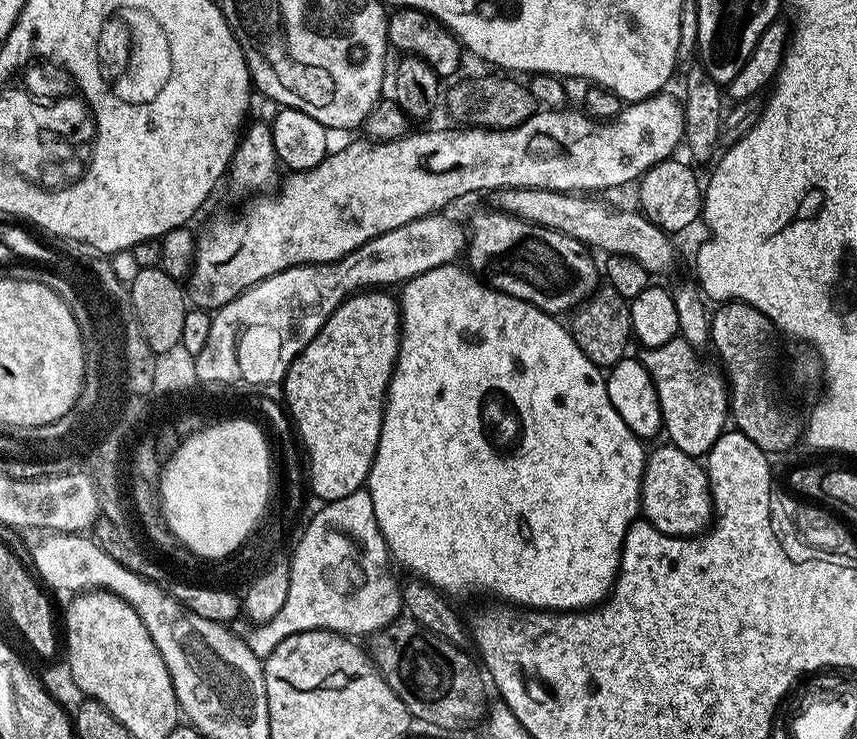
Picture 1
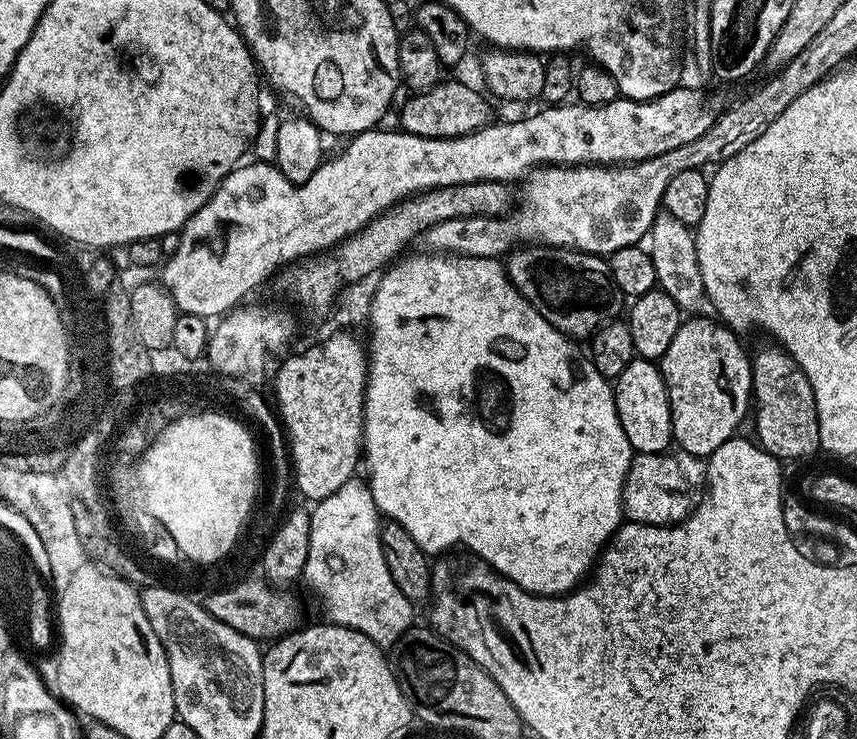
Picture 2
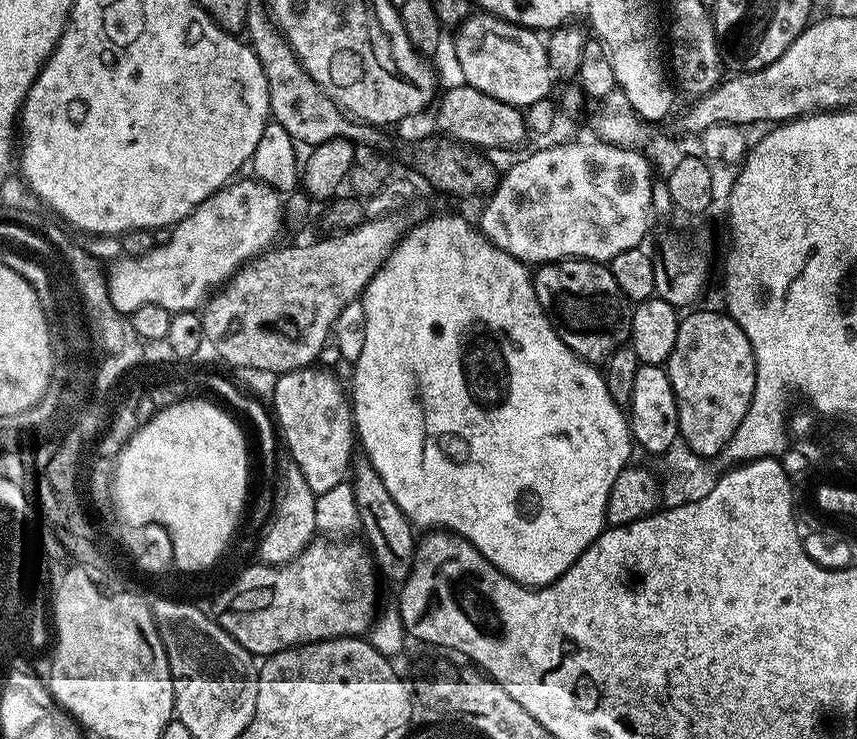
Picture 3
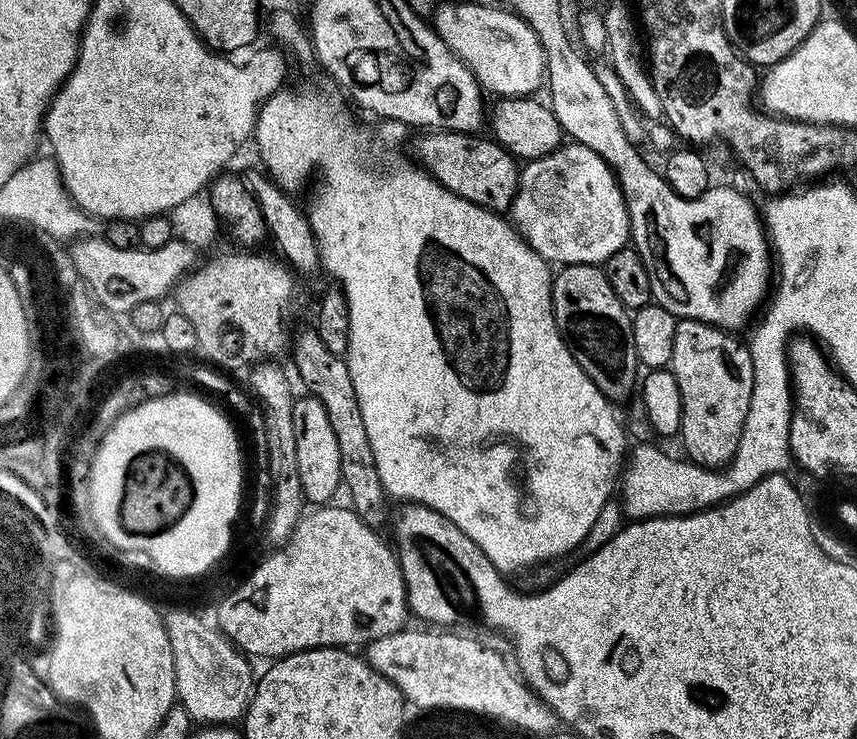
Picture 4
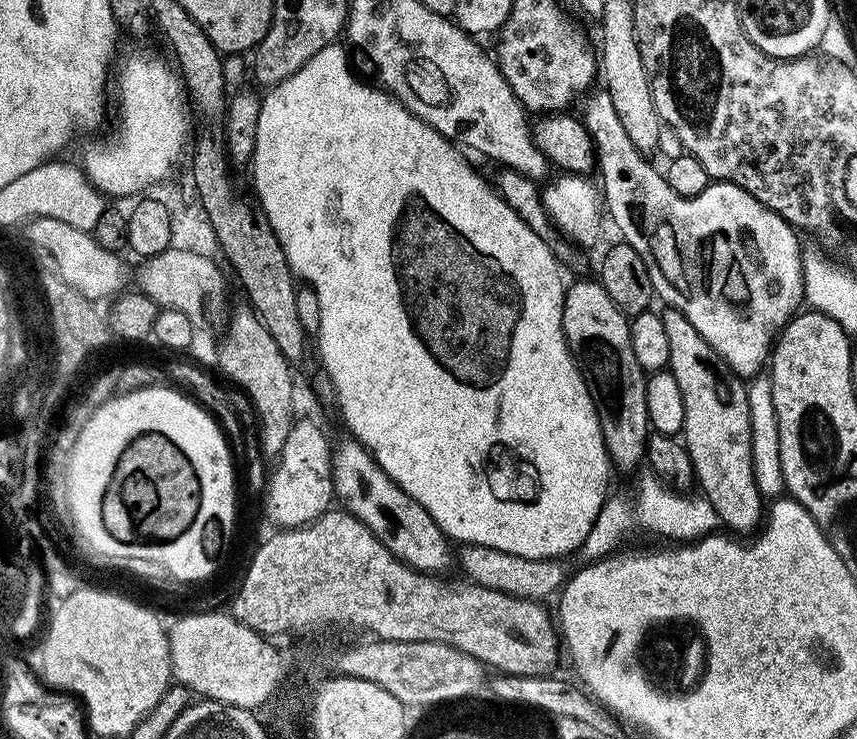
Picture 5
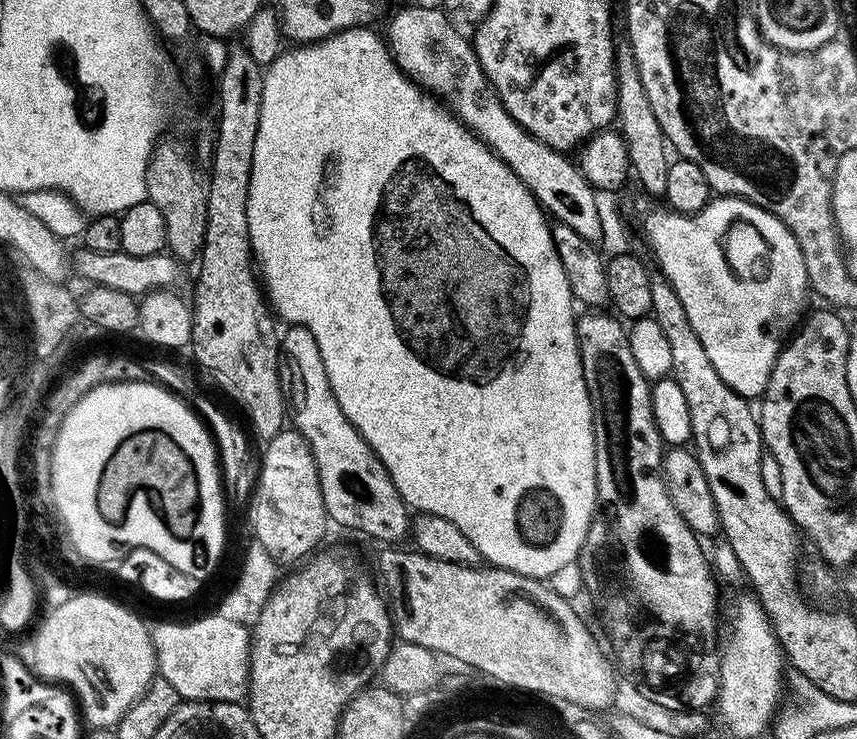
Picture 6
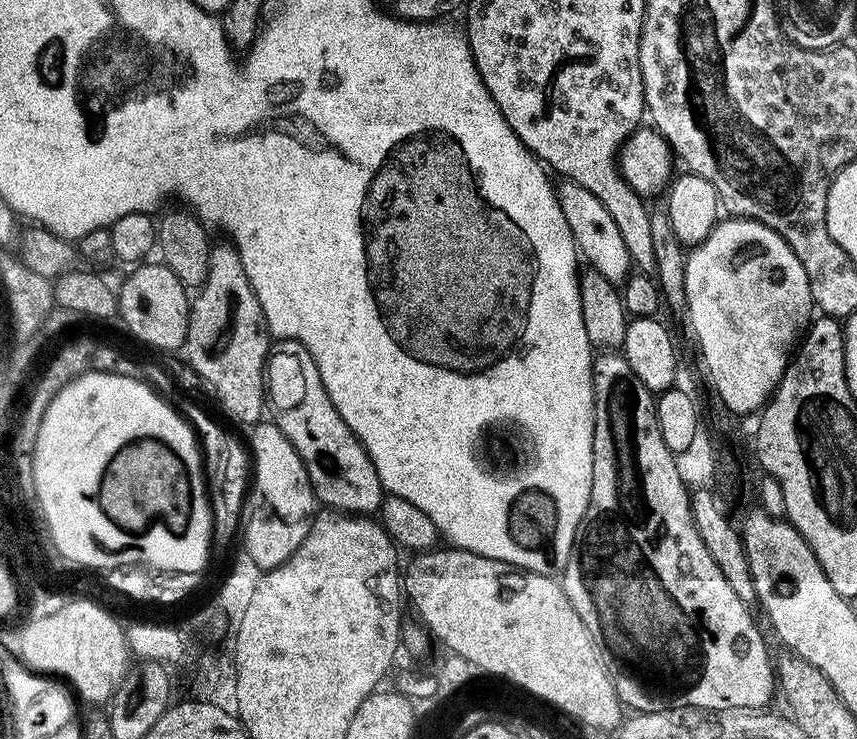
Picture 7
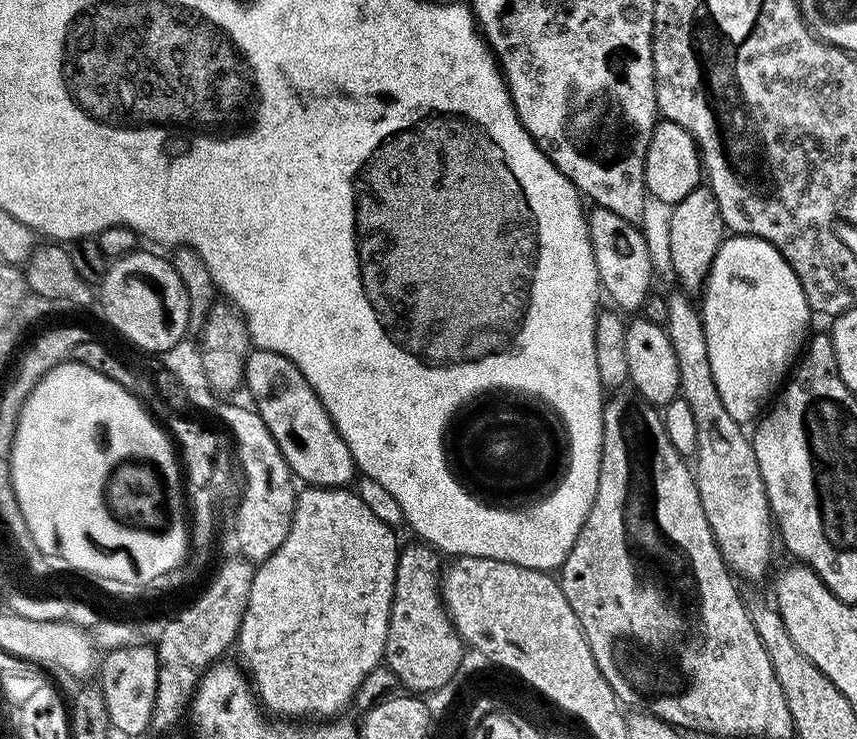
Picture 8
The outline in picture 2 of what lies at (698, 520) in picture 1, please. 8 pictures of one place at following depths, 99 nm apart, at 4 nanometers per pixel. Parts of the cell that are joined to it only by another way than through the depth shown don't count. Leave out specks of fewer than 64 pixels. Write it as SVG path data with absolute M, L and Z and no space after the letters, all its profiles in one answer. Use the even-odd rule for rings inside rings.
M638 452L633 455L624 483L625 521L654 526L681 524L692 511L694 511L694 496L692 500L691 494L688 493L688 480L684 477L684 468L672 454Z

